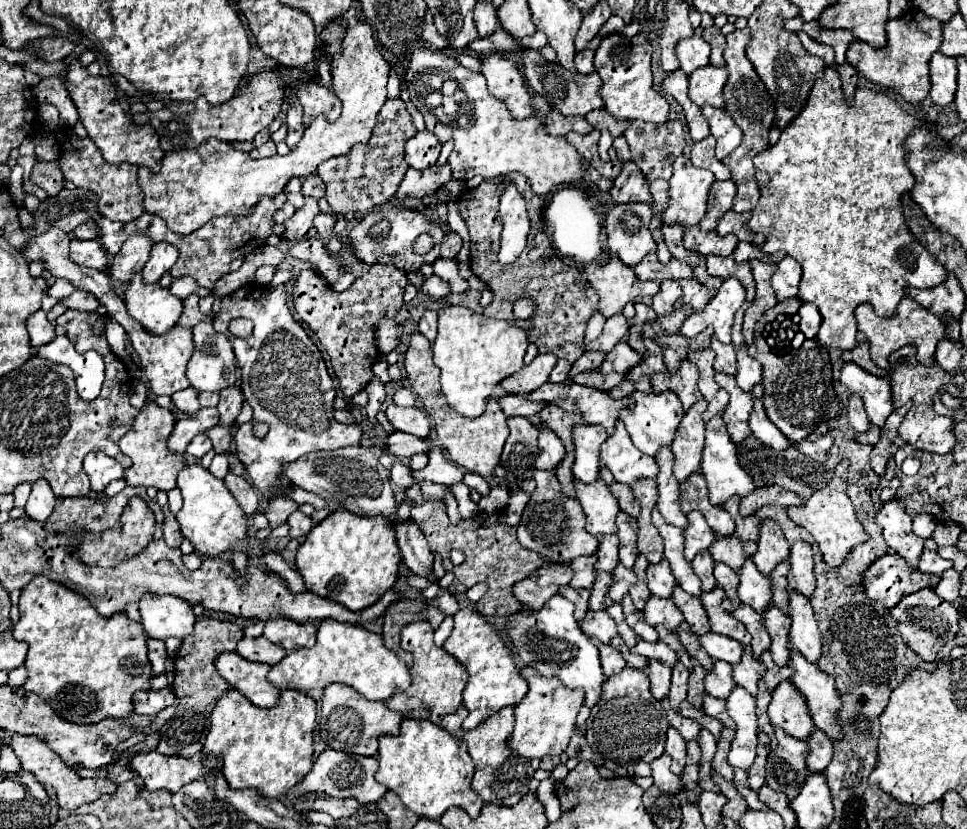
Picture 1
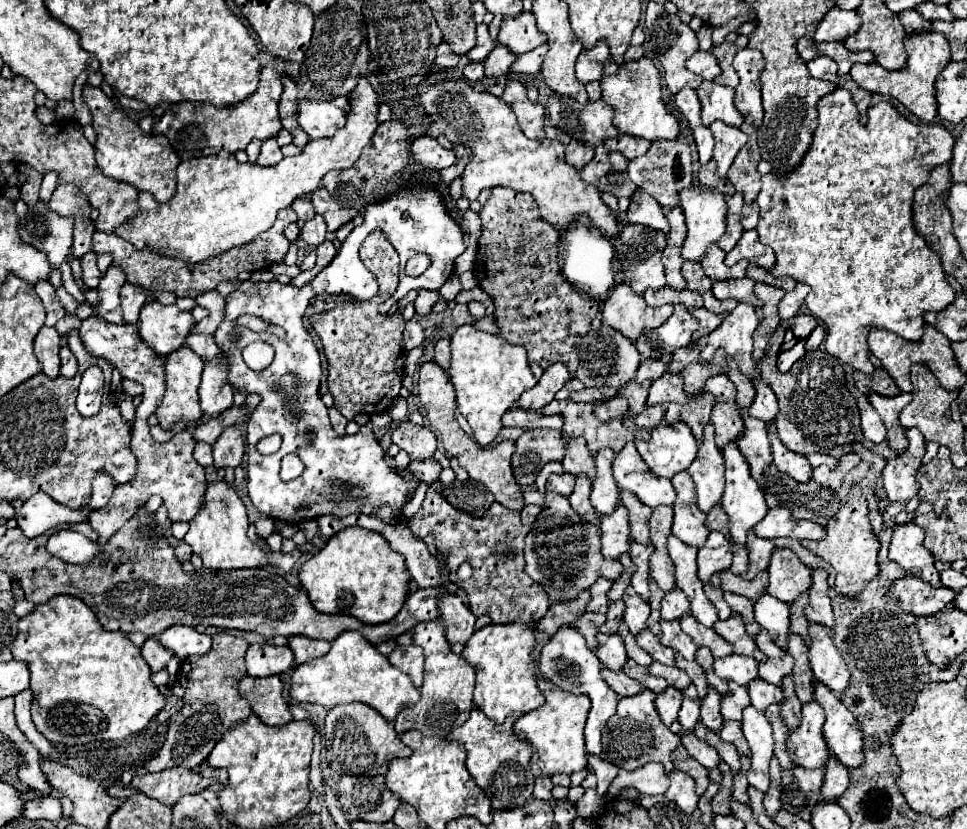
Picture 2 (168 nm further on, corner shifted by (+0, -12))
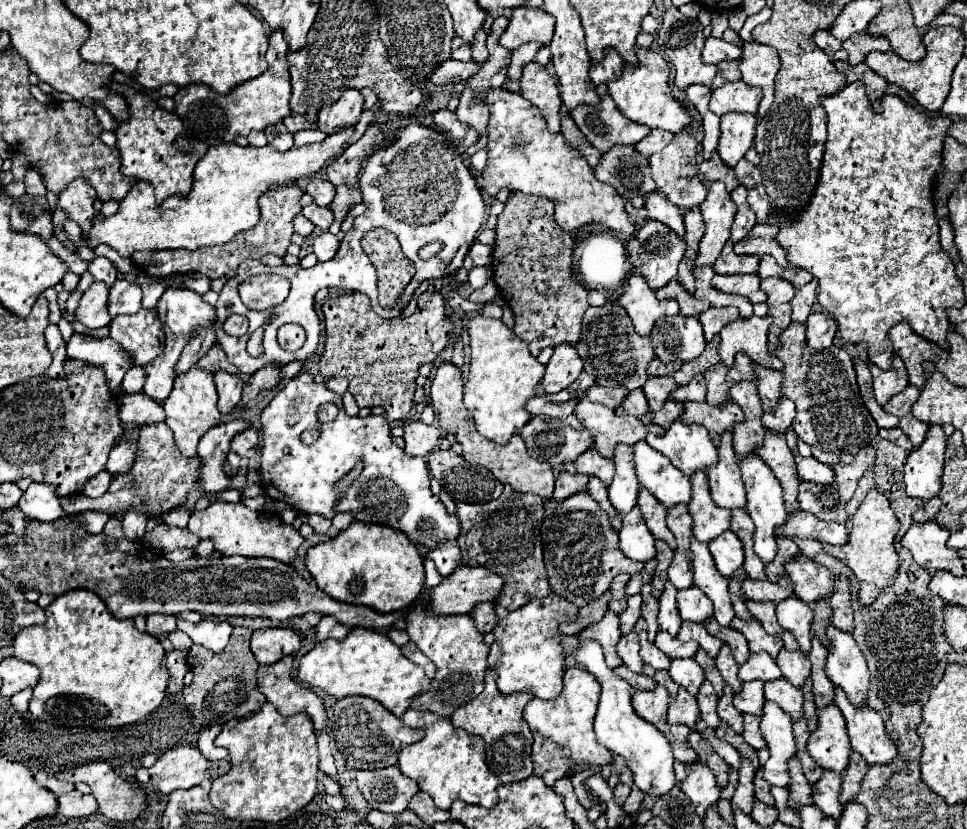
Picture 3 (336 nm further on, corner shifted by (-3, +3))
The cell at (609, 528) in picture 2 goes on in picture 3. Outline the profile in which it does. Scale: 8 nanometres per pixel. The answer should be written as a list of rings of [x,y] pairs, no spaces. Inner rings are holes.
[[[636,506],[628,516],[622,516],[622,530],[618,532],[620,536],[620,550],[638,562],[648,562],[656,558],[656,548],[654,548],[654,536],[650,534],[640,508]]]

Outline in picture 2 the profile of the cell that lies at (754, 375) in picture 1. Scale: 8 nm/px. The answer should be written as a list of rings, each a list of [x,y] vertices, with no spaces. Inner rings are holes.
[[[753,377],[753,387],[757,391],[751,407],[749,407],[749,415],[751,417],[757,417],[757,419],[763,419],[763,421],[773,421],[779,407],[777,407],[777,399],[775,399],[775,393],[769,389],[769,385],[763,383],[763,379],[757,379]]]

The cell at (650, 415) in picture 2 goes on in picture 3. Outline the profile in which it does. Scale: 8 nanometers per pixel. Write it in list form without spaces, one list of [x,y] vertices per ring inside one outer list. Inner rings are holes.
[[[668,400],[660,412],[654,414],[654,424],[662,426],[662,428],[670,428],[672,422],[680,420],[680,414],[684,412],[684,404],[682,402],[674,402],[674,400]]]

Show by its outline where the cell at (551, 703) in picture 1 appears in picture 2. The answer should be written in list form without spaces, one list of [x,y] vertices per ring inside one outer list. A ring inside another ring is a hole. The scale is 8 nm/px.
[[[549,687],[545,689],[545,703],[539,709],[521,715],[515,721],[513,725],[515,735],[533,747],[533,757],[531,757],[533,775],[551,777],[555,773],[573,773],[573,771],[587,769],[583,725],[585,725],[589,707],[591,707],[589,697],[569,695],[559,687]]]

